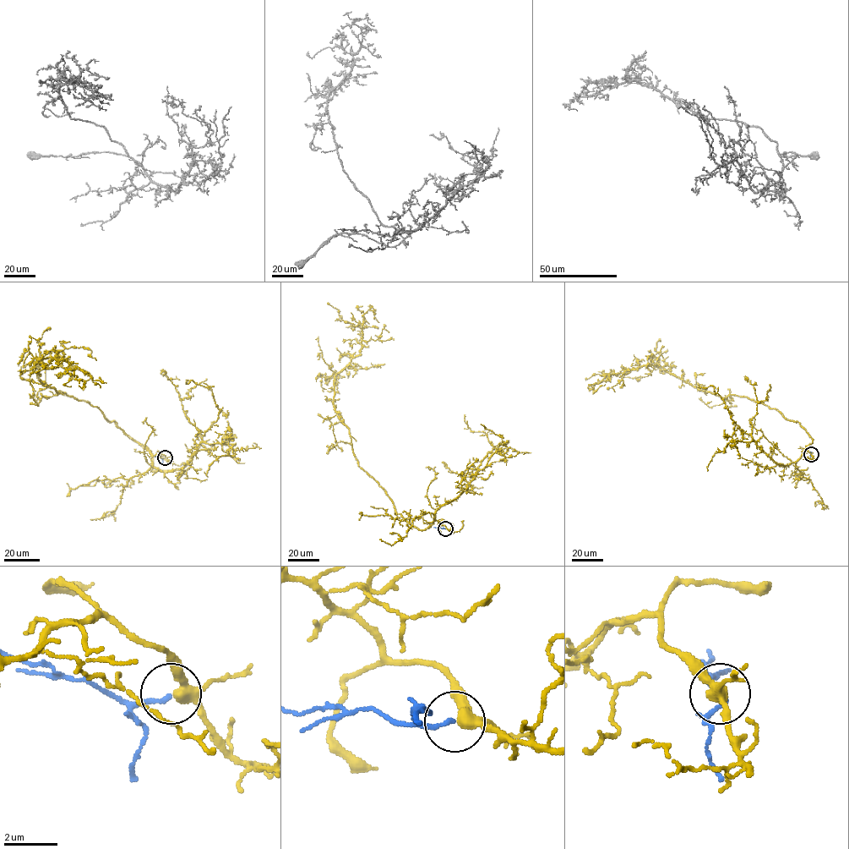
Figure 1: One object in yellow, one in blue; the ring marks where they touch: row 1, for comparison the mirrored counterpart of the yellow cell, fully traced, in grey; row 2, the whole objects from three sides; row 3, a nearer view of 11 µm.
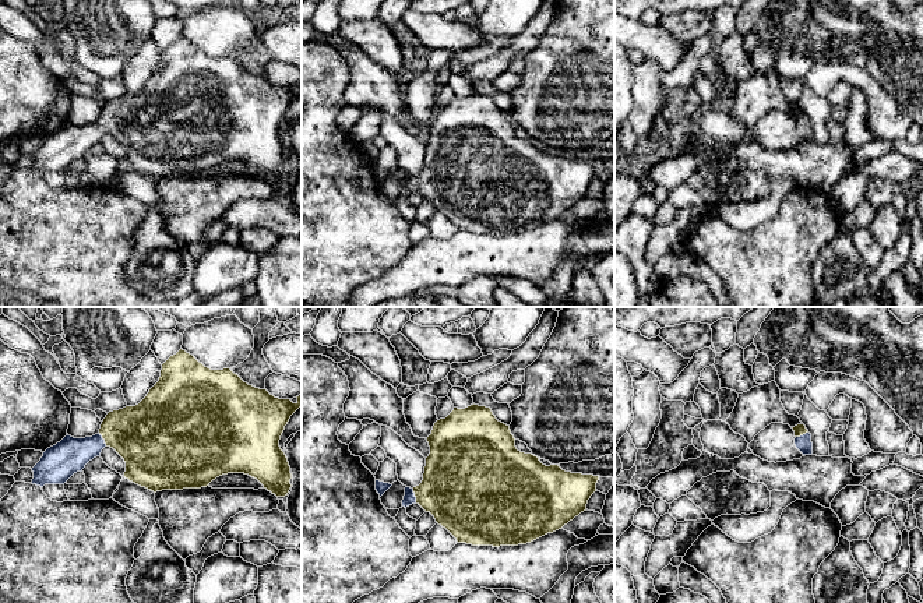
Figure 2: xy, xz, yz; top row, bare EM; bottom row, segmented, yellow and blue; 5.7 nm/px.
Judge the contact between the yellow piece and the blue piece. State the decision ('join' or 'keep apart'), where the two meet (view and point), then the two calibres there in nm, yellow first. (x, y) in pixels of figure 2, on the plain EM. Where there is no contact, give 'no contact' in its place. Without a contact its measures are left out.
join | xz (415, 183) | 420/70 nm

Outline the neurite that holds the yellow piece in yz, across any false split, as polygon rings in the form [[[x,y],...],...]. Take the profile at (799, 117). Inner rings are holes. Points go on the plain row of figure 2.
[[[797,112],[792,114],[795,119],[795,133],[803,142],[811,142],[813,141],[813,130],[811,130],[811,121],[806,116],[804,112]]]

